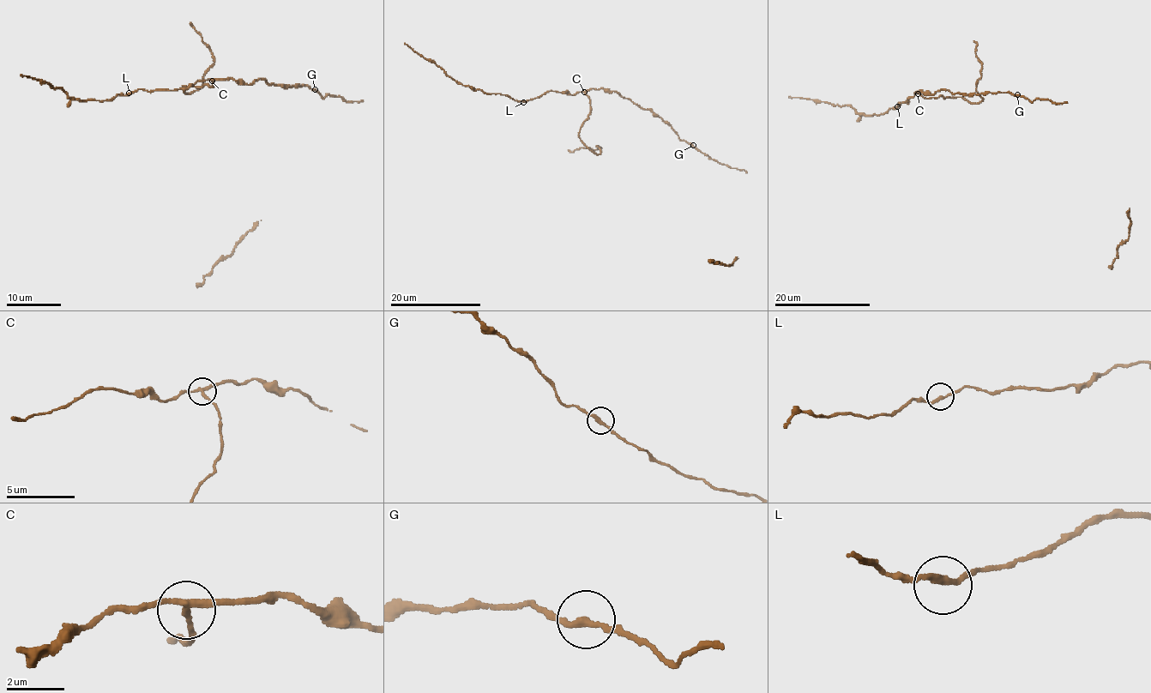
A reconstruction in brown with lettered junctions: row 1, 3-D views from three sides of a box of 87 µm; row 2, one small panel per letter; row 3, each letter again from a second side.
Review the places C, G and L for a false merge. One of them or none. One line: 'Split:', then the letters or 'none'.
Split: C

